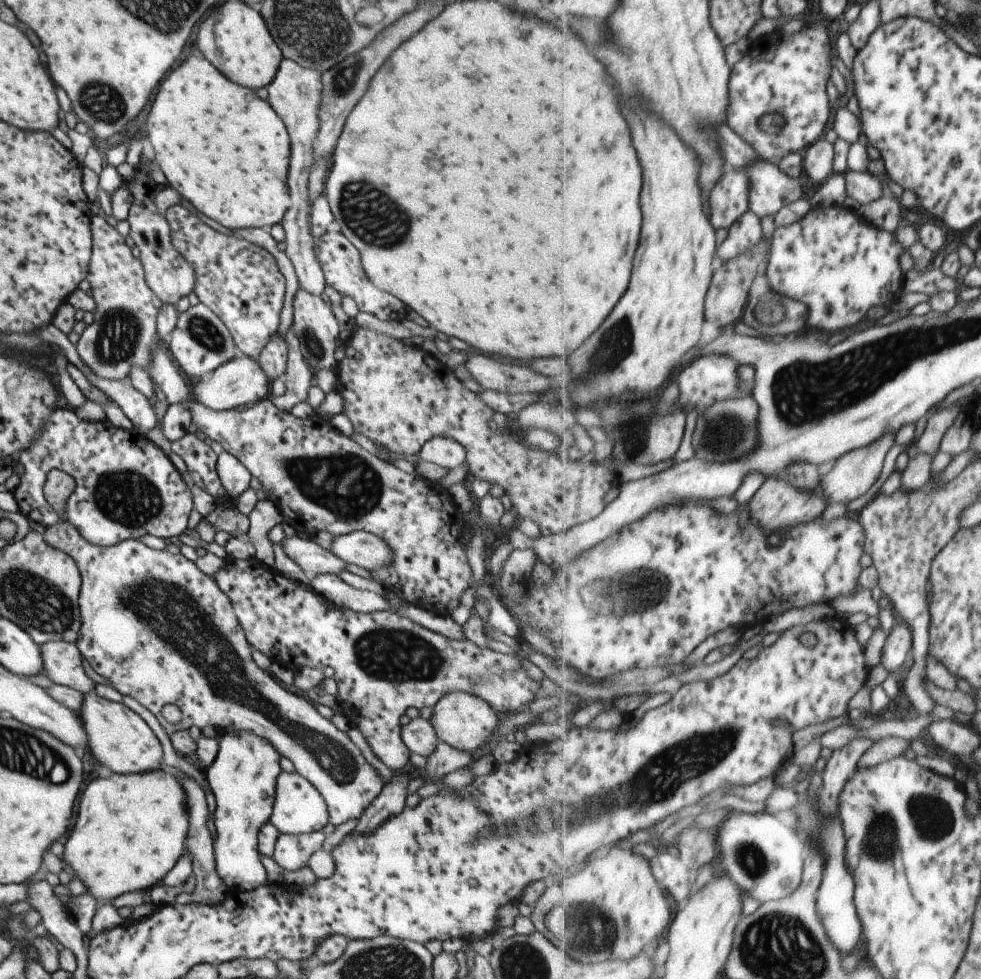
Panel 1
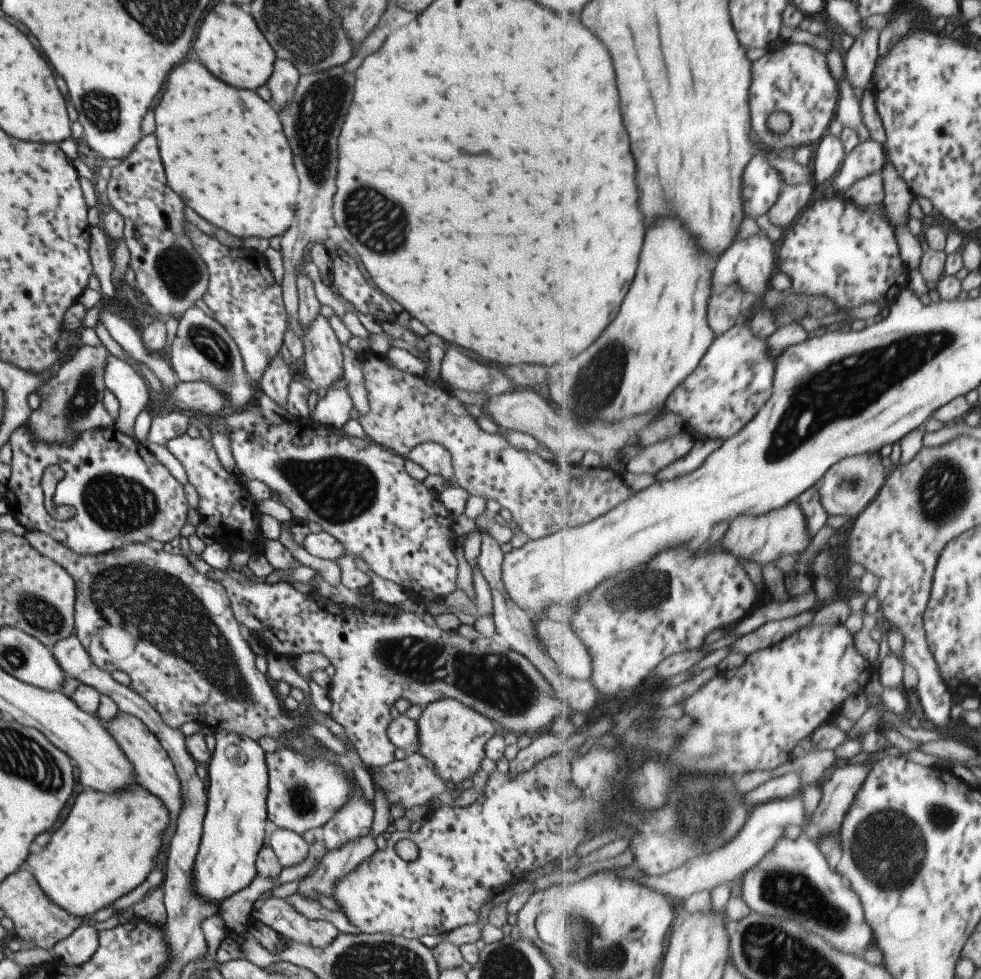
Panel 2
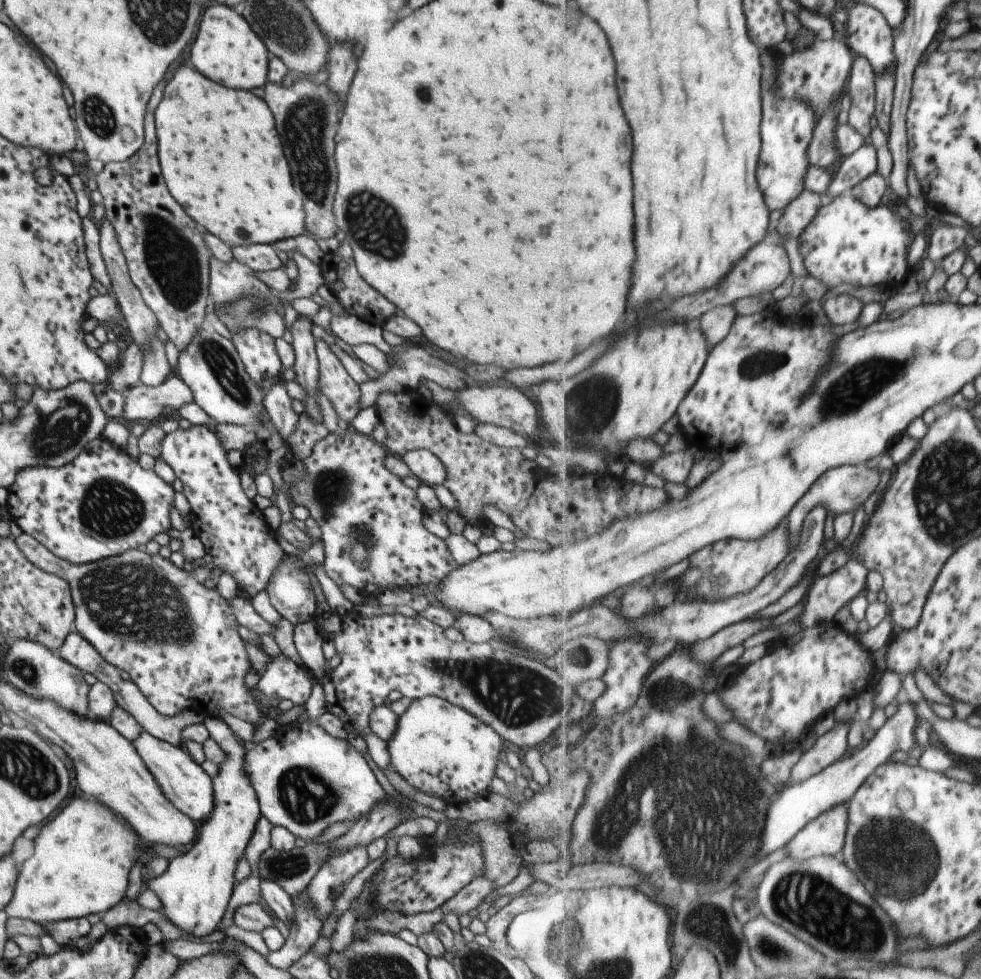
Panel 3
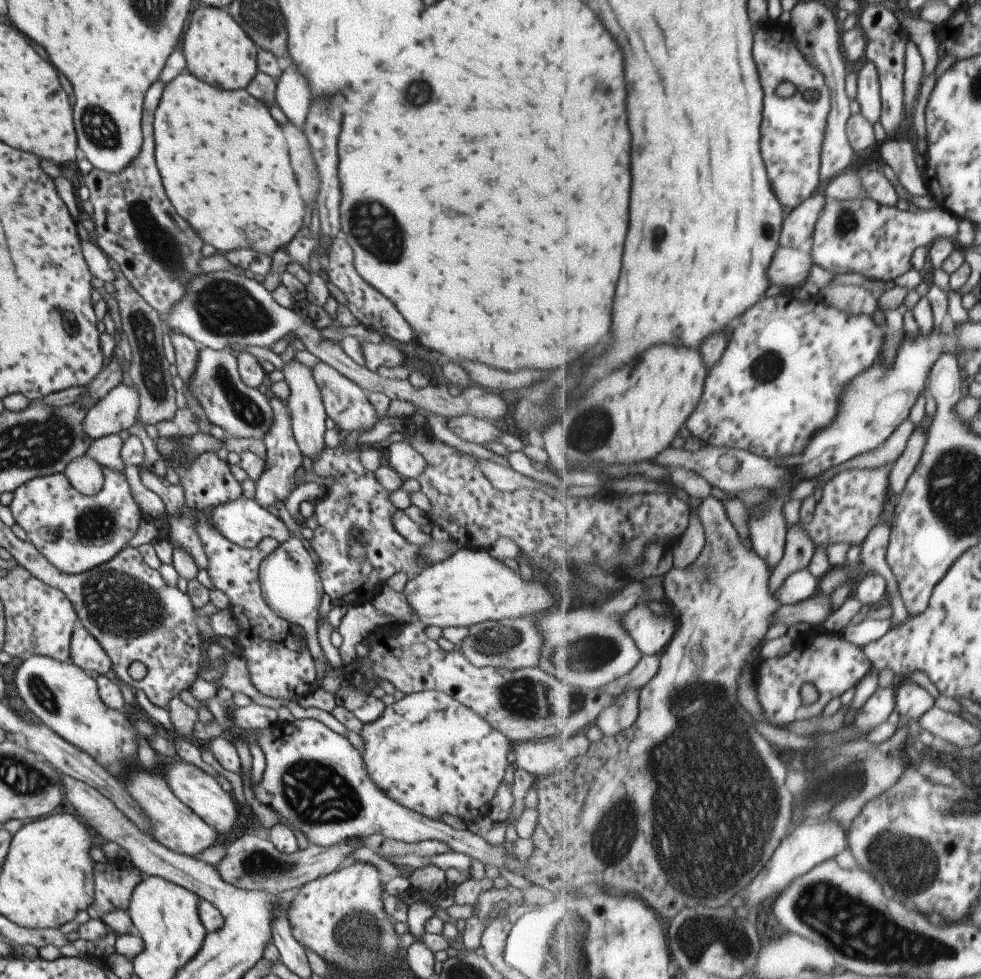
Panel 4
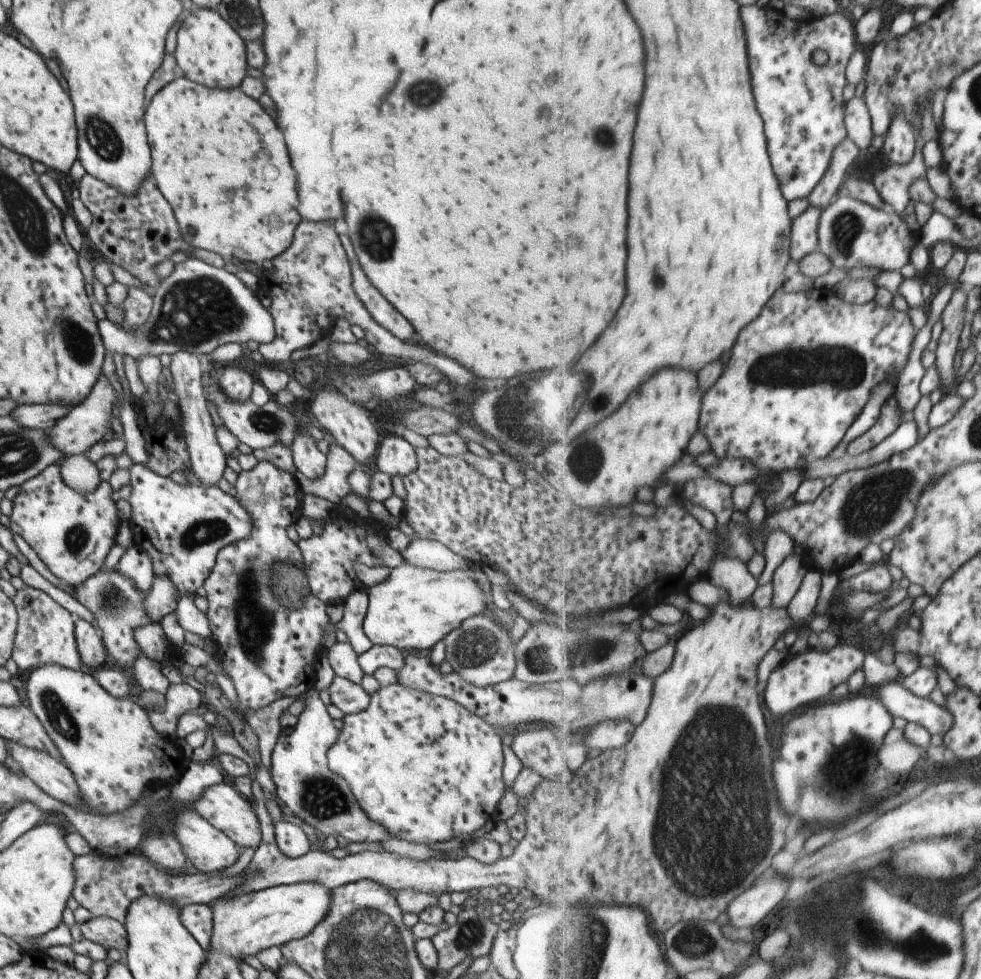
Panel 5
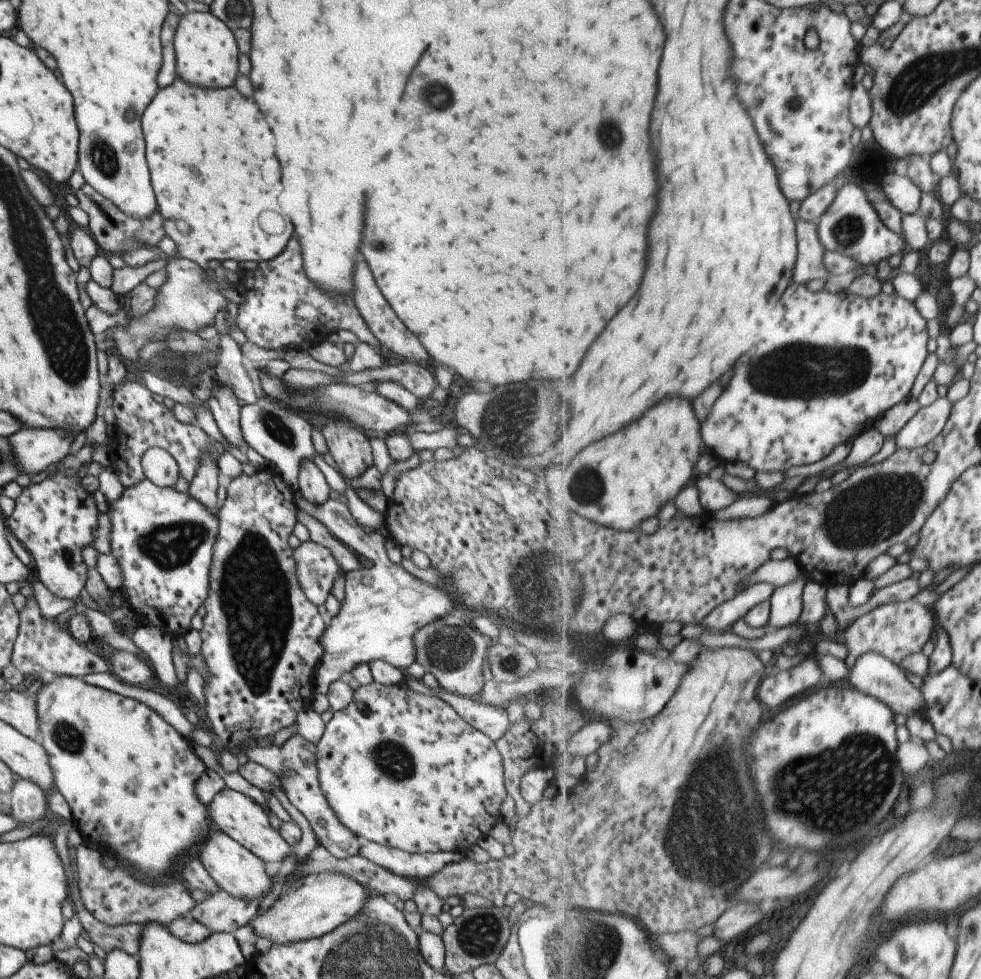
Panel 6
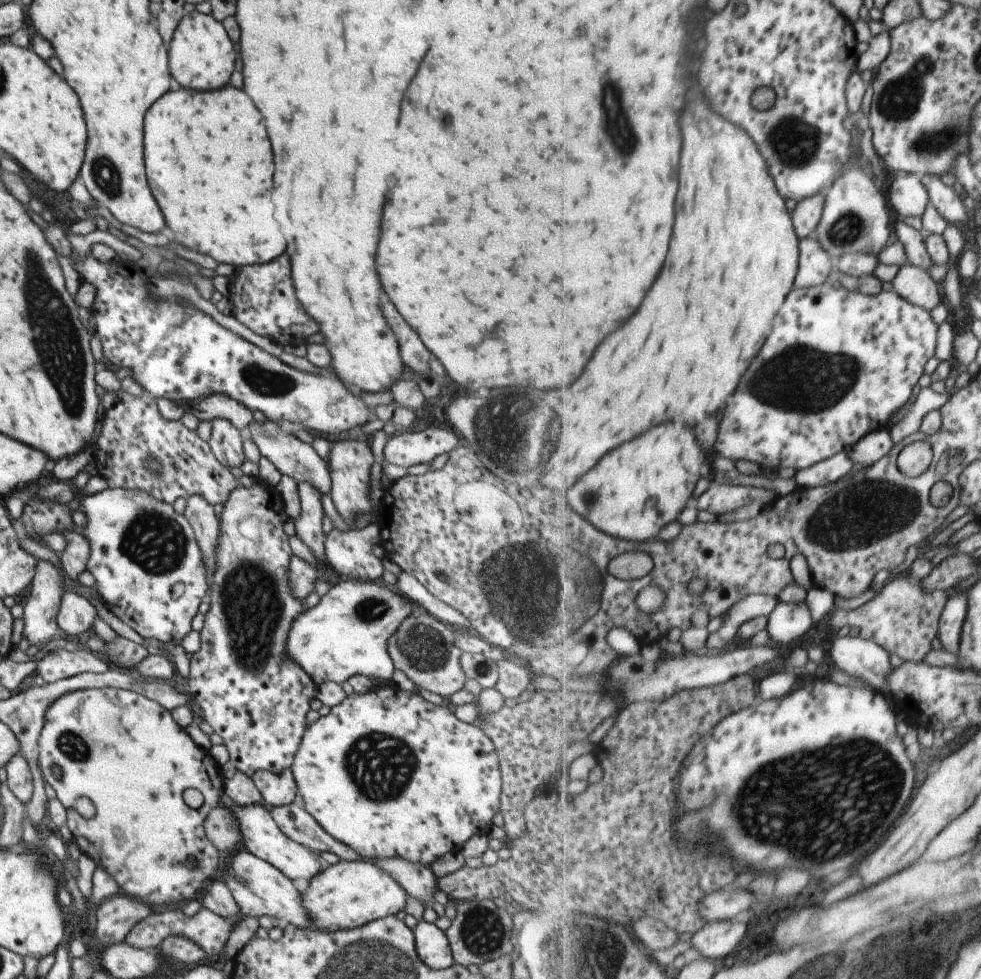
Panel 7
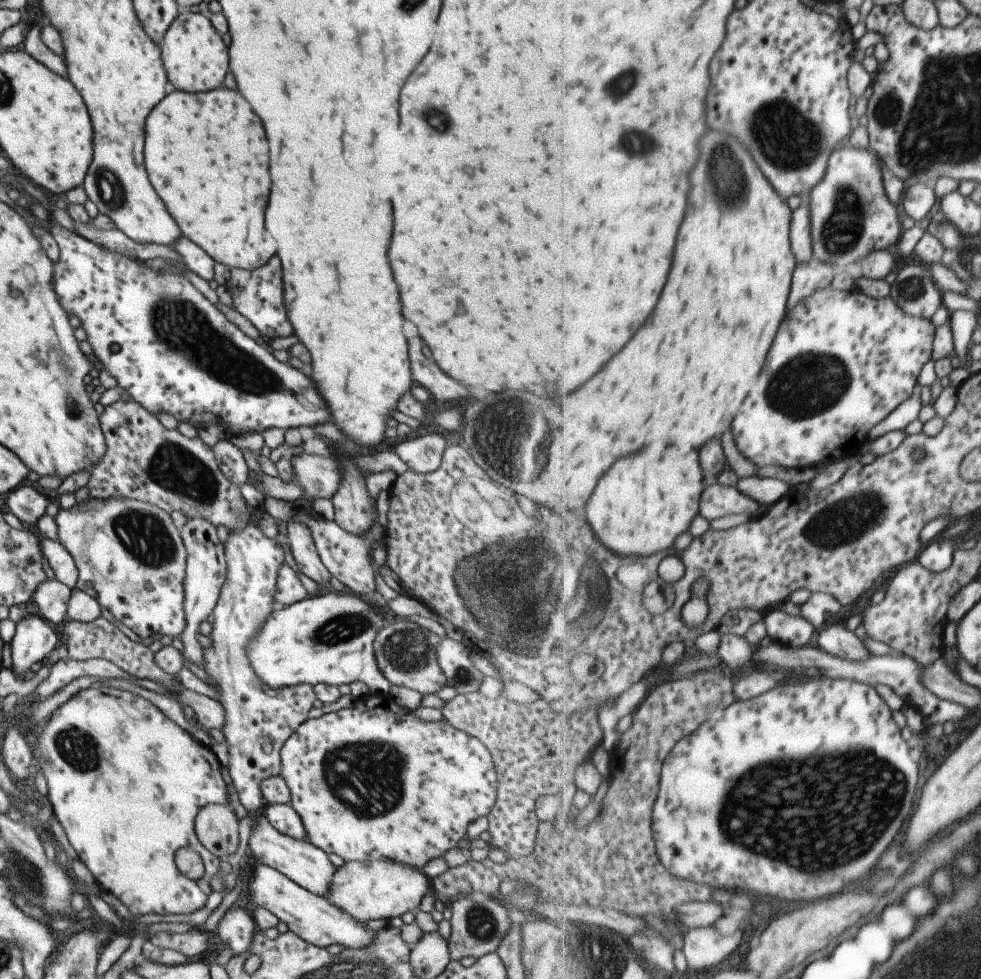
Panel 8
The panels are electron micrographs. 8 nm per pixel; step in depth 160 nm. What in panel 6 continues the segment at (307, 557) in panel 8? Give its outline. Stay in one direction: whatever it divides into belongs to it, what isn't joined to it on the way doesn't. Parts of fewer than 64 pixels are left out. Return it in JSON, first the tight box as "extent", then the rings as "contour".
{"extent":[296,459,329,504],"contour":[[[312,459],[302,460],[298,464],[296,489],[310,502],[321,504],[328,499],[329,486],[323,474]]]}

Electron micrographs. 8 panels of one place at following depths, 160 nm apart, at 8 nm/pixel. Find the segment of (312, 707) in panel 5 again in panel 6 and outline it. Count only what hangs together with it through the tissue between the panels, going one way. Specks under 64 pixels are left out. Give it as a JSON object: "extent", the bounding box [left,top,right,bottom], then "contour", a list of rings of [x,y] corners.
{"extent":[245,733,362,859],"contour":[[[299,733],[289,737],[281,746],[265,745],[264,747],[245,748],[247,761],[253,761],[280,777],[285,796],[289,802],[305,817],[317,842],[335,858],[342,859],[357,855],[362,840],[340,823],[332,813],[318,781],[315,744],[305,740]]]}

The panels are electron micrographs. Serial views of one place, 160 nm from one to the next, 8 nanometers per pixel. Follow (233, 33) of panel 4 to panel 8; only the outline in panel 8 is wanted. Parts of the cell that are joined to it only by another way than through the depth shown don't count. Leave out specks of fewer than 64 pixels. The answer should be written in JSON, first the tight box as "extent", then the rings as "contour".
{"extent":[159,9,228,93],"contour":[[[180,9],[159,46],[160,60],[170,89],[201,93],[222,87],[228,70],[227,38],[220,36],[211,22],[201,16]]]}

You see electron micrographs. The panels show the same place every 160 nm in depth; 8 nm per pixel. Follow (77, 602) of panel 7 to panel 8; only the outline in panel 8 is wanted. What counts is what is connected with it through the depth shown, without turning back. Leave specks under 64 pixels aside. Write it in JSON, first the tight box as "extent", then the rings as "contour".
{"extent":[29,577,71,627],"contour":[[[50,577],[33,590],[29,605],[43,620],[59,627],[66,620],[65,608],[69,602],[69,594],[71,589]]]}

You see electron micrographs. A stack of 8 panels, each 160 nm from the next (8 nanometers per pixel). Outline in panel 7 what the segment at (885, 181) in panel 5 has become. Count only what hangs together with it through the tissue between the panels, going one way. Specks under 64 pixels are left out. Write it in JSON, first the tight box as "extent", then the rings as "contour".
{"extent":[889,174,931,220],"contour":[[[898,174],[890,184],[889,192],[889,204],[896,216],[904,220],[923,216],[925,208],[931,204],[929,191],[919,174]]]}

